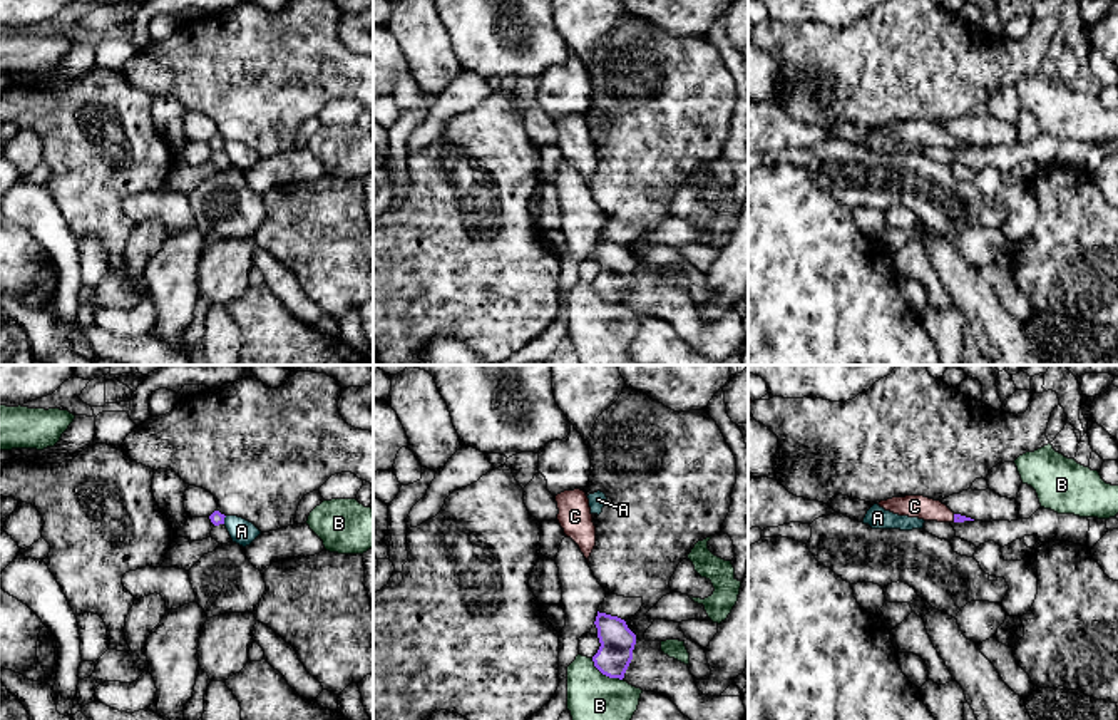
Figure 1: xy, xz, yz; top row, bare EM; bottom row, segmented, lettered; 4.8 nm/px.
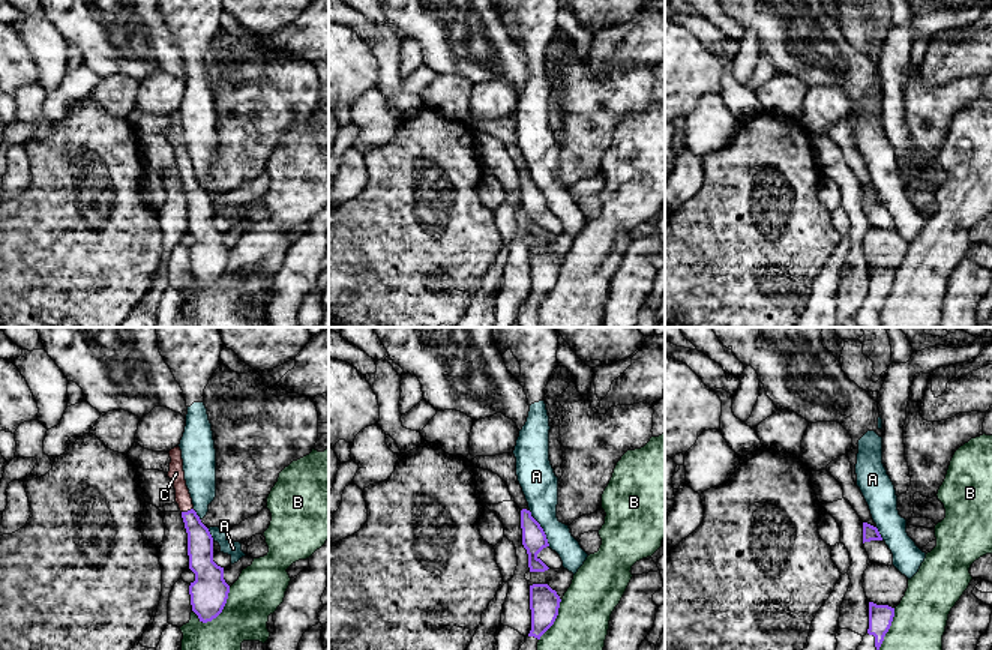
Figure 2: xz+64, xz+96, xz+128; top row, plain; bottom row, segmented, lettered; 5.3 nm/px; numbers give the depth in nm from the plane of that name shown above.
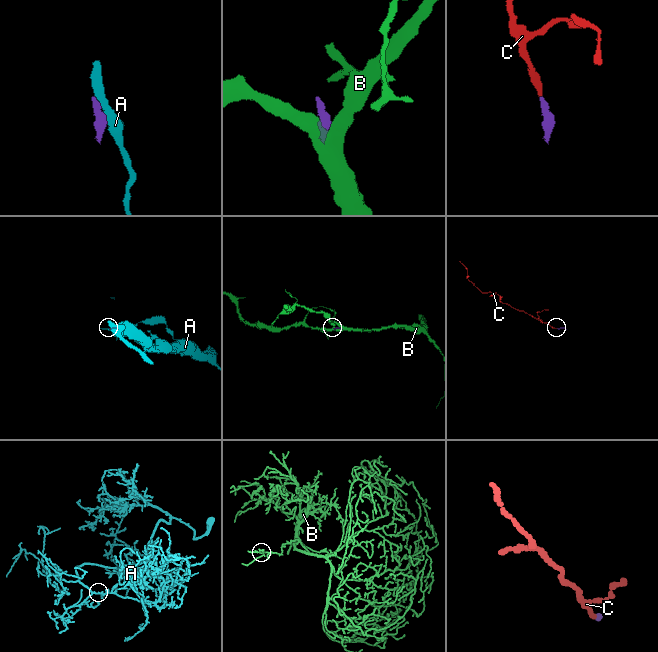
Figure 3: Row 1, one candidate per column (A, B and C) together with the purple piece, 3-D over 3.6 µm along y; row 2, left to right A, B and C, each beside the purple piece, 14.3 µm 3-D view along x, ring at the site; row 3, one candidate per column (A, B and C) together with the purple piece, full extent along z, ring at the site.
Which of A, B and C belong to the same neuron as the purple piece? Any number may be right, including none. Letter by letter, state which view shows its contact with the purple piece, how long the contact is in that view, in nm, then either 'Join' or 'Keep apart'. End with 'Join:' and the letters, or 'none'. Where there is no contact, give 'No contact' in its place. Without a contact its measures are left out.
A: Touches purple in xy. Shared border 40 nm. Keep apart
B: Touches purple in xz. Shared border 190 nm. Keep apart
C: Touches purple in yz. Shared border 40 nm. Join
Join: C

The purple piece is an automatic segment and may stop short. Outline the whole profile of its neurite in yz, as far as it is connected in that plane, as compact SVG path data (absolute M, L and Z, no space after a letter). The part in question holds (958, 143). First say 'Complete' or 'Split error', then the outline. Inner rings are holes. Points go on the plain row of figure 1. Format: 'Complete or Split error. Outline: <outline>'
Split error. Outline: M924 121L892 122L887 126L880 126L879 131L899 141L919 142L924 146L937 146L937 147L974 146L971 142L954 139L941 126L934 126Z

